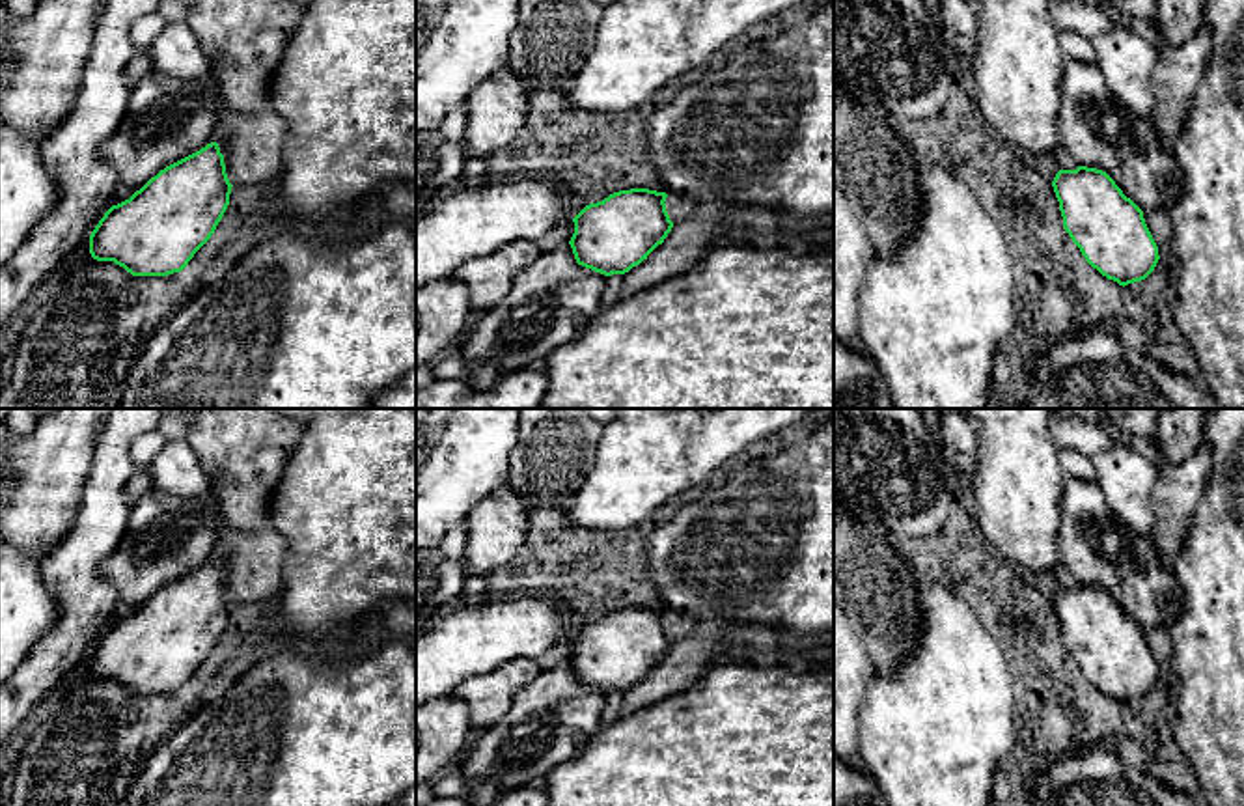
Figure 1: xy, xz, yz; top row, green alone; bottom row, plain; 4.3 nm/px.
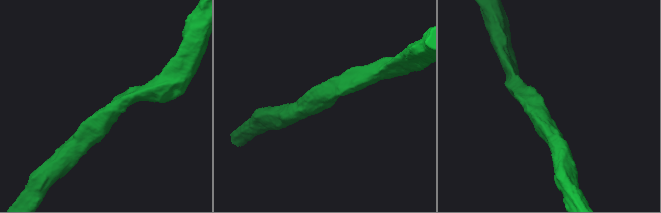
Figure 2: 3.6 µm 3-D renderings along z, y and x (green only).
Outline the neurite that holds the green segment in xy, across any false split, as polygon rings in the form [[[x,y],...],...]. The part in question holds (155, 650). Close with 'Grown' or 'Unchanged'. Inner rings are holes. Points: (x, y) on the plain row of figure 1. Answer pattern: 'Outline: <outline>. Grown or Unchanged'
Outline: [[[216,560],[166,584],[129,618],[112,623],[90,653],[90,672],[114,679],[132,694],[168,694],[181,690],[211,657],[231,612],[224,573]]]. Unchanged

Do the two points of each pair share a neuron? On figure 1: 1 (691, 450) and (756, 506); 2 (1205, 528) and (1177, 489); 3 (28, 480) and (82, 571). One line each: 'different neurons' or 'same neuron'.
1: different neurons
2: different neurons
3: different neurons

